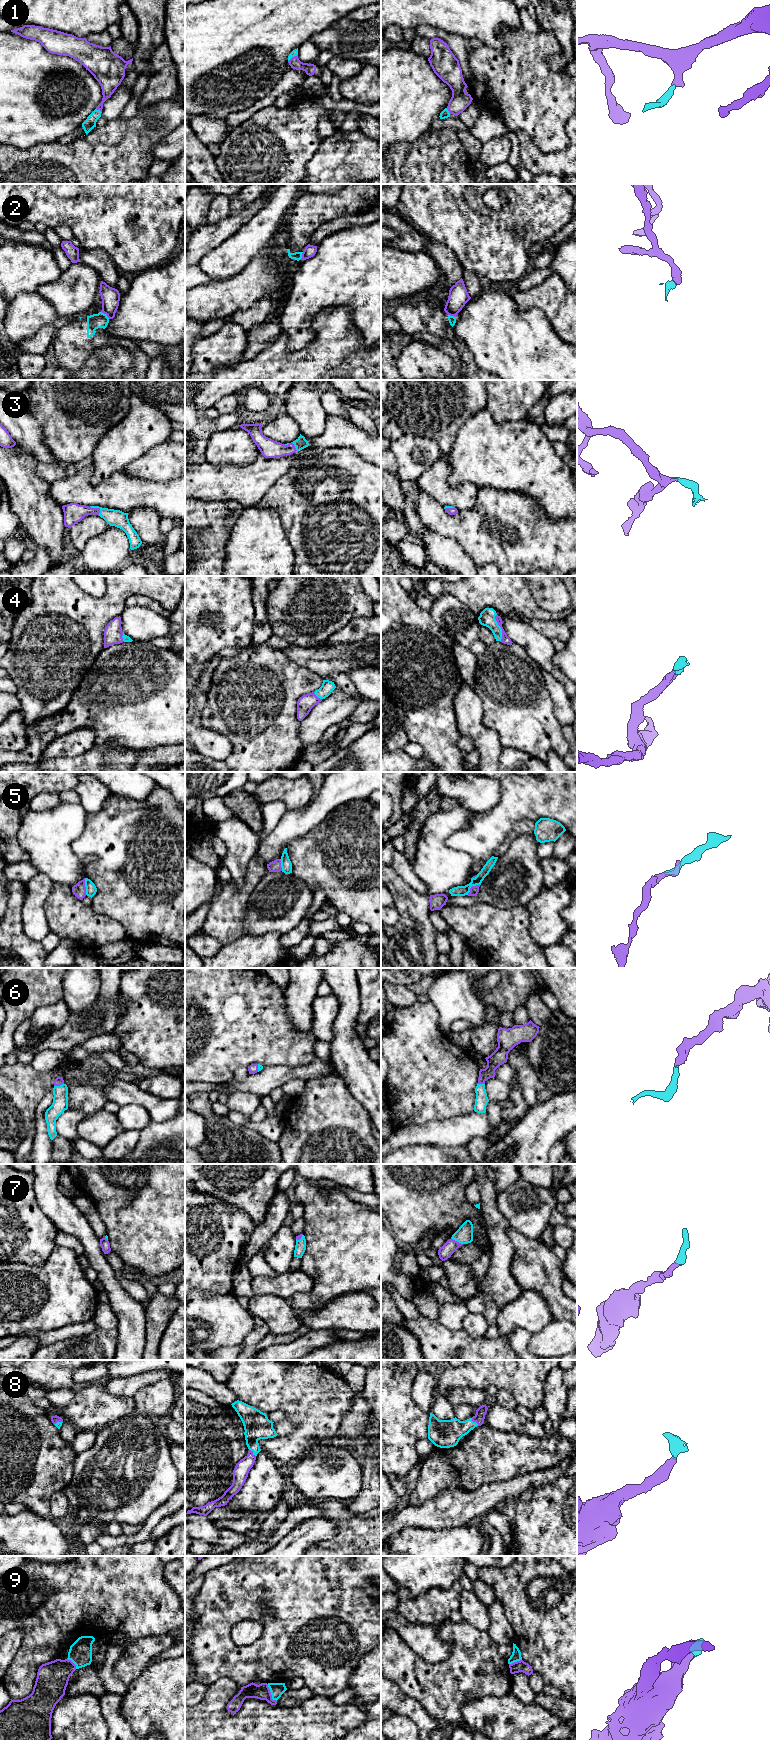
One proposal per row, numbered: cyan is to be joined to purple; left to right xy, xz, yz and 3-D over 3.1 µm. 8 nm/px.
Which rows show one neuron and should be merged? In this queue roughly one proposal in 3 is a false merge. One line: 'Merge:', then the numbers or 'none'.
Merge: 1, 3, 4, 6, 7, 8, 9

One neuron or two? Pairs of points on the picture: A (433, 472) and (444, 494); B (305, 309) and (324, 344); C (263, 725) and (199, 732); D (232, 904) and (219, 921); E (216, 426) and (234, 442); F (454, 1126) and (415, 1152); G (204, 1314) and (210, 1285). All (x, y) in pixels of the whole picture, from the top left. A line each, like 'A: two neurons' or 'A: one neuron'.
A: one neuron
B: two neurons
C: two neurons
D: one neuron
E: two neurons
F: two neurons
G: two neurons

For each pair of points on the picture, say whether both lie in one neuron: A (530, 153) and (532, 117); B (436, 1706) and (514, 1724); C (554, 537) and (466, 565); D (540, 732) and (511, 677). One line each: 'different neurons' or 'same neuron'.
A: different neurons
B: different neurons
C: different neurons
D: same neuron

